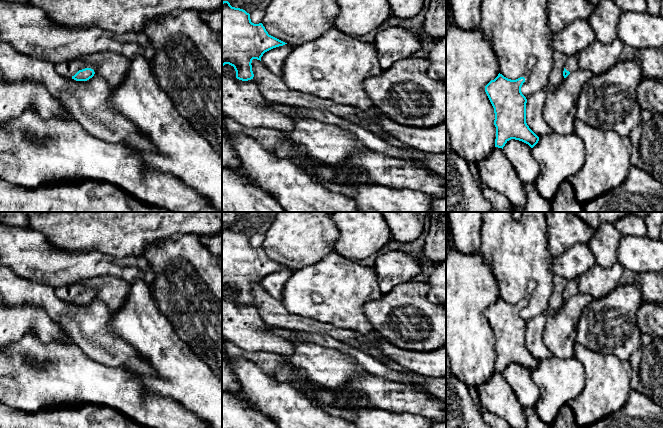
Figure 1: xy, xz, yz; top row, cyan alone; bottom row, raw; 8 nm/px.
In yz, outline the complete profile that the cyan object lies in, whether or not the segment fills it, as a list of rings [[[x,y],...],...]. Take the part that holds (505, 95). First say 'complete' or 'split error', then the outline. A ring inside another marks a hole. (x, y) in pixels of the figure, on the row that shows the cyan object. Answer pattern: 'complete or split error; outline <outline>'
complete; outline [[[499,73],[485,86],[495,113],[495,147],[503,149],[509,140],[515,139],[533,148],[539,141],[526,123],[527,99],[521,92],[524,82],[524,77],[511,80]]]

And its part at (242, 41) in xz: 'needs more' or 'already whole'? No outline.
already whole

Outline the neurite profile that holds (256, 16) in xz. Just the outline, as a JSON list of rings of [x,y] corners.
[[[256,9],[250,14],[251,22],[254,24],[262,23],[265,15],[265,11],[263,9]]]

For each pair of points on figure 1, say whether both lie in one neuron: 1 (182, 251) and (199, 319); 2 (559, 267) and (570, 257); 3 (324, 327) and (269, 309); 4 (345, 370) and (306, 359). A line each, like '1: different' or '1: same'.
1: same
2: same
3: same
4: same

